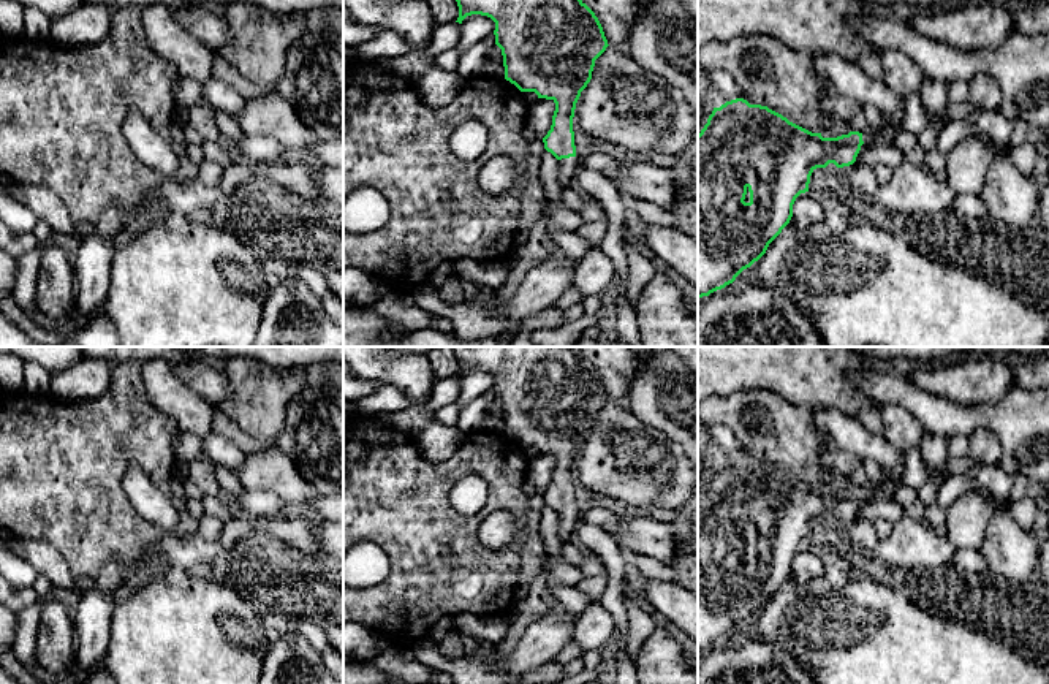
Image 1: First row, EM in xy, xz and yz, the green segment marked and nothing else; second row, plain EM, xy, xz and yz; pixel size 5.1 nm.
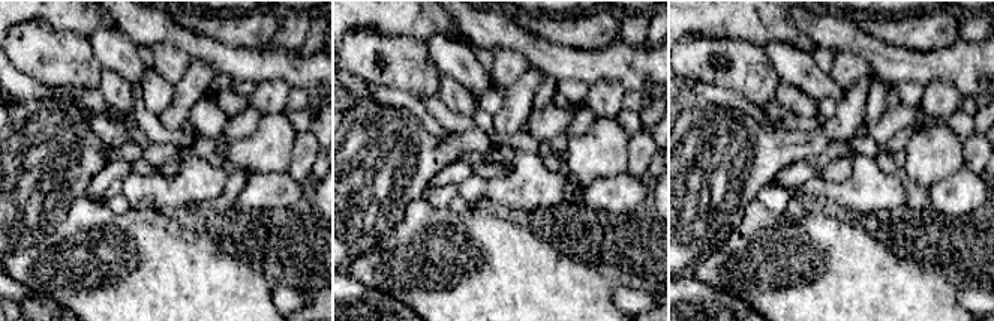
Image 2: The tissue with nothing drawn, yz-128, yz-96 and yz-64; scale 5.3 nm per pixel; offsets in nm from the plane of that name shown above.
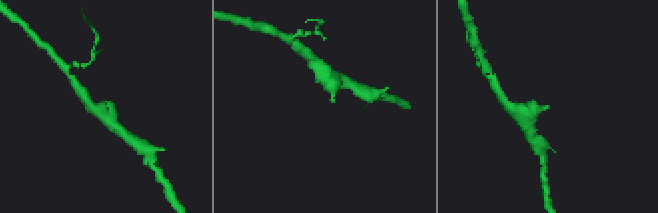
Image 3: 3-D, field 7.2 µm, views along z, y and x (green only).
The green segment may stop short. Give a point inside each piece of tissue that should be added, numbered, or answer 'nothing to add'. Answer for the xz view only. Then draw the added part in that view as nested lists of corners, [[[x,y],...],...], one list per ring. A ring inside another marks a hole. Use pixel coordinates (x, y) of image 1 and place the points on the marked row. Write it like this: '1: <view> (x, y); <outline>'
1: xz (567, 168); [[[576,157],[557,160],[557,180],[563,188],[573,185],[578,166],[579,162]]]

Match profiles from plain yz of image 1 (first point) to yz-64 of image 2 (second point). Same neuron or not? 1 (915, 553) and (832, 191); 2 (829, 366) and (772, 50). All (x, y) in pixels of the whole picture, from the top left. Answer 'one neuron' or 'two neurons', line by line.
1: one neuron
2: two neurons

